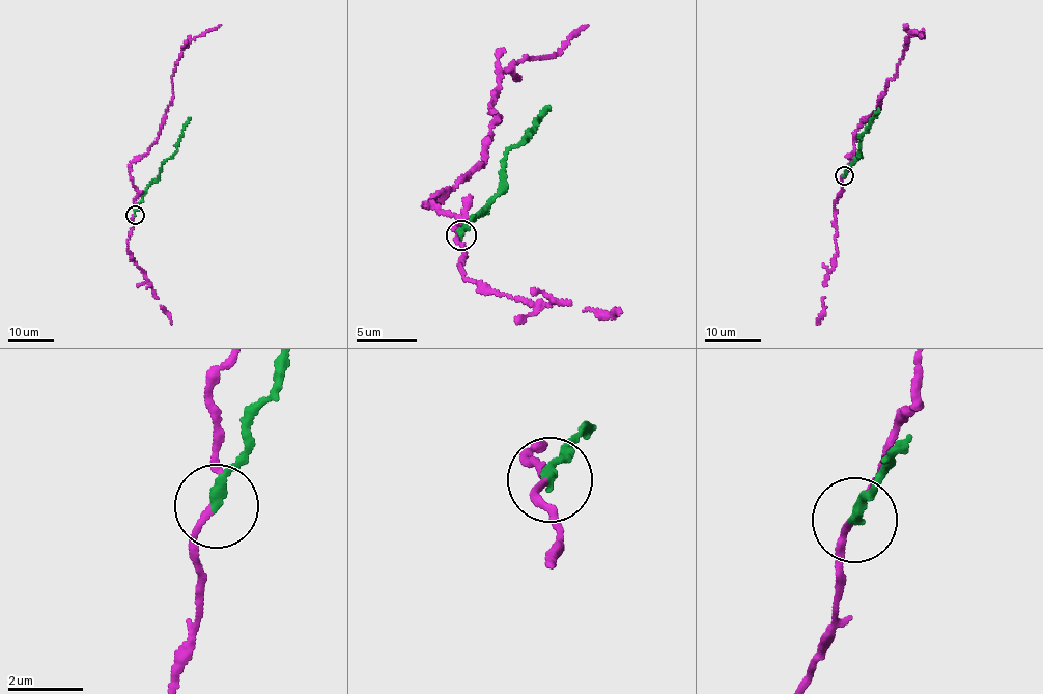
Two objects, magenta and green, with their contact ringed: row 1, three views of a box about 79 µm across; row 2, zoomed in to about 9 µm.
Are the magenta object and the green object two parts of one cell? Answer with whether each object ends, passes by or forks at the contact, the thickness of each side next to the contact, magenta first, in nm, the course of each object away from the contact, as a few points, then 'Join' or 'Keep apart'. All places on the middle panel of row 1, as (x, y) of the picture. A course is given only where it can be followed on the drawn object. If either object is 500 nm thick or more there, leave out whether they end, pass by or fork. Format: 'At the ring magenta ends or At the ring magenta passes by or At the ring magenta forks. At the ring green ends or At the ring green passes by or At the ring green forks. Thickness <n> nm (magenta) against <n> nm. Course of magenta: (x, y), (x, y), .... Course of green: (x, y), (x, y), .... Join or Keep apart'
At the ring magenta passes by. At the ring green ends. Thickness 100 nm (magenta) against 260 nm. Course of magenta: (460, 236), (458, 215), (423, 203), (483, 165), (498, 75), (560, 54), (587, 25). Course of green: (460, 236), (472, 216), (483, 211), (500, 192), (501, 161), (548, 107). Keep apart

